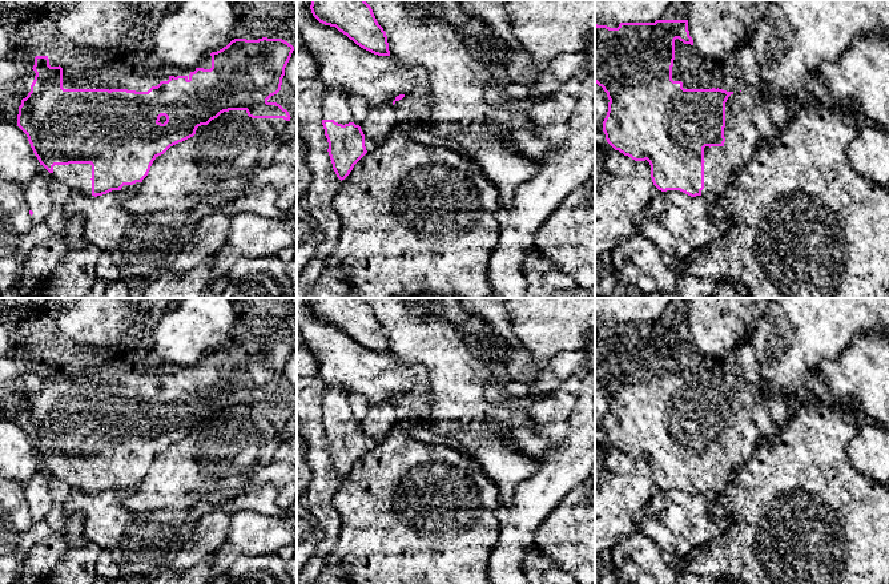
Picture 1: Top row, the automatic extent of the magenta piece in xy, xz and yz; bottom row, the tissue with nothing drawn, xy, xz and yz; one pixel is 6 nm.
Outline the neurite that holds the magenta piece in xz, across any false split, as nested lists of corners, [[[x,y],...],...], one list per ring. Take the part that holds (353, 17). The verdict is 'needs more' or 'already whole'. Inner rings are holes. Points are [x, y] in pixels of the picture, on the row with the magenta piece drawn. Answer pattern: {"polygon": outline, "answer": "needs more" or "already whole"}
{"polygon": [[[311,0],[310,9],[319,23],[335,27],[361,48],[390,56],[386,32],[365,0]]], "answer": "already whole"}

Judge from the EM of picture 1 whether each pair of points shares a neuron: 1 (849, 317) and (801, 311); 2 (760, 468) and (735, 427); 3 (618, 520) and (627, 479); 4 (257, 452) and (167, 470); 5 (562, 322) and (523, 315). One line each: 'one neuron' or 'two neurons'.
1: one neuron
2: two neurons
3: one neuron
4: one neuron
5: one neuron

